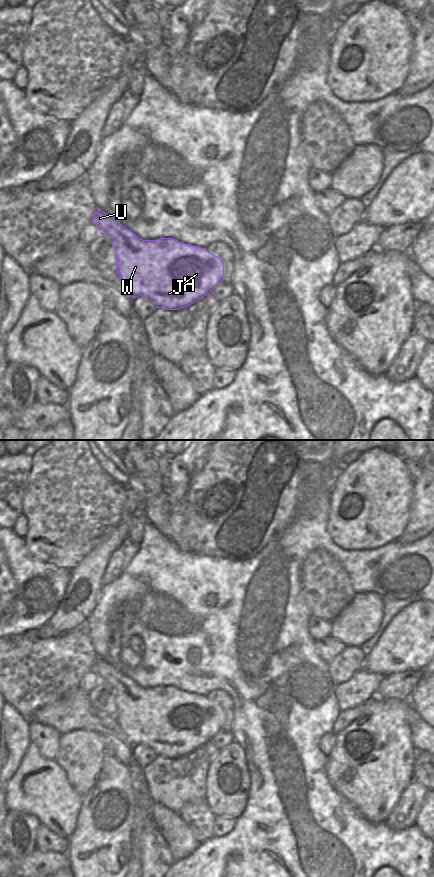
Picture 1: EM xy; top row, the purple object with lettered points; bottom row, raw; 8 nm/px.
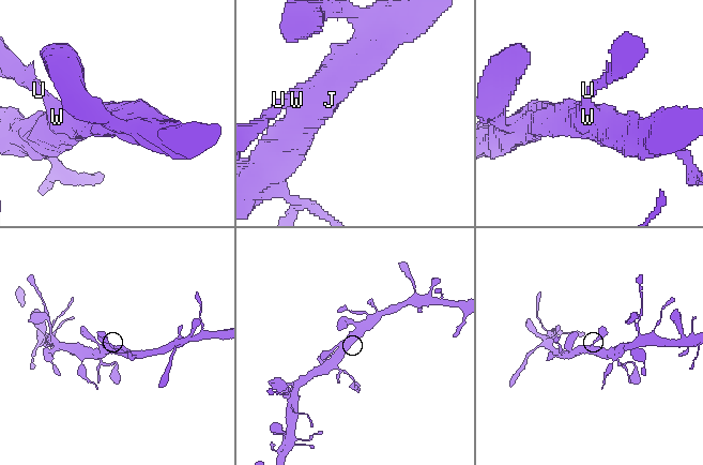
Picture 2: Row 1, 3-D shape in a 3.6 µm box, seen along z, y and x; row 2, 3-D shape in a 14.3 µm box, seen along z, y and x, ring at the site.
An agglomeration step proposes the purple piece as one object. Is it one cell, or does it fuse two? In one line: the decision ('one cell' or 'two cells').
one cell

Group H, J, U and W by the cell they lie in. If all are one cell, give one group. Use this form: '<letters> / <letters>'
H J U W

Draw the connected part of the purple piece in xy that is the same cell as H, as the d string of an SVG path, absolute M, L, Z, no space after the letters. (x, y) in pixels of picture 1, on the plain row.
M98 658L92 667L100 682L108 683L116 699L116 721L126 735L126 744L151 748L156 756L179 758L210 742L224 725L224 713L206 696L173 686L143 688L125 676L117 666Z

